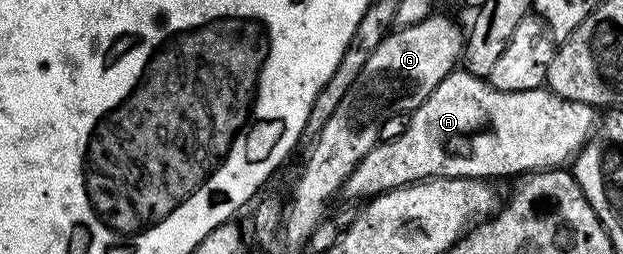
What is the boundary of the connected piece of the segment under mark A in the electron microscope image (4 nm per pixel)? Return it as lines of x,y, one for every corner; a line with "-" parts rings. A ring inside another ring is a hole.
454,71
446,80
438,83
434,92
417,109
411,110
406,131
397,141
380,141
361,159
344,183
342,193
343,196
371,199
376,194
399,188
402,185
400,153
412,157
412,165
416,168
409,171
409,182
435,177
493,179
508,177
511,173
527,175
533,171
554,169
571,162
591,138
596,127
592,123
593,113
596,113
595,106
559,97
547,87
507,93
498,91
483,77
476,77
467,71

